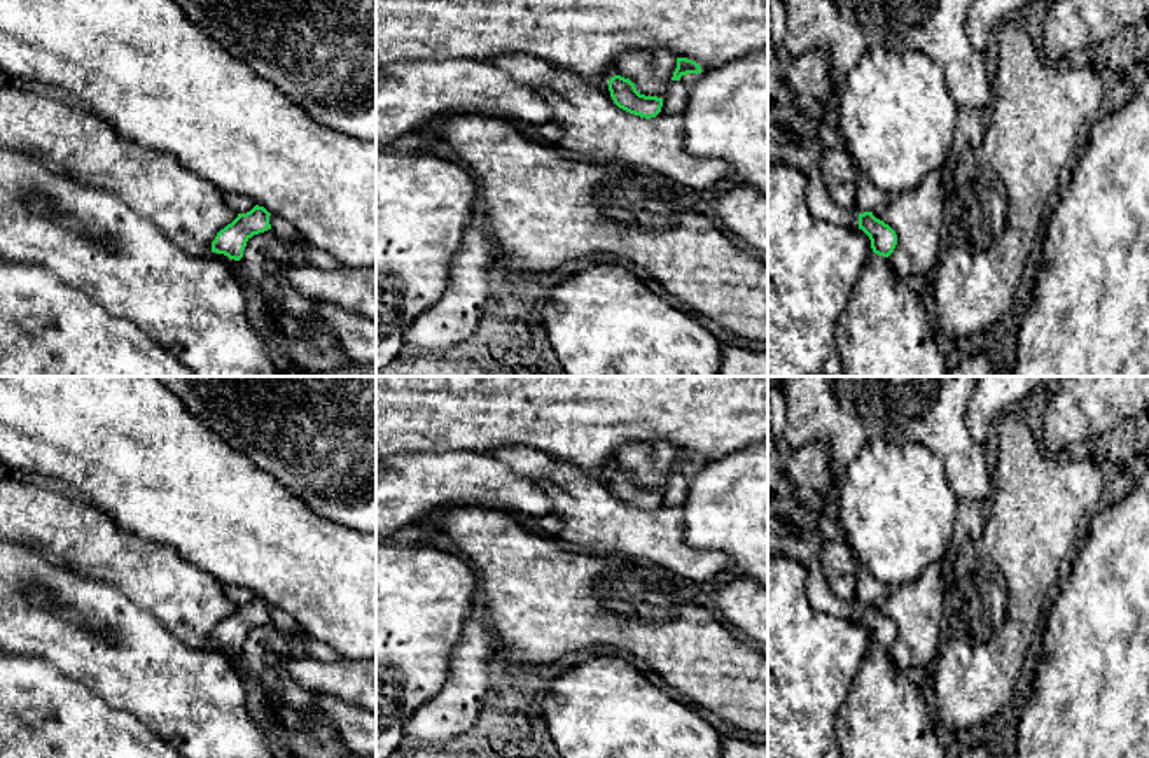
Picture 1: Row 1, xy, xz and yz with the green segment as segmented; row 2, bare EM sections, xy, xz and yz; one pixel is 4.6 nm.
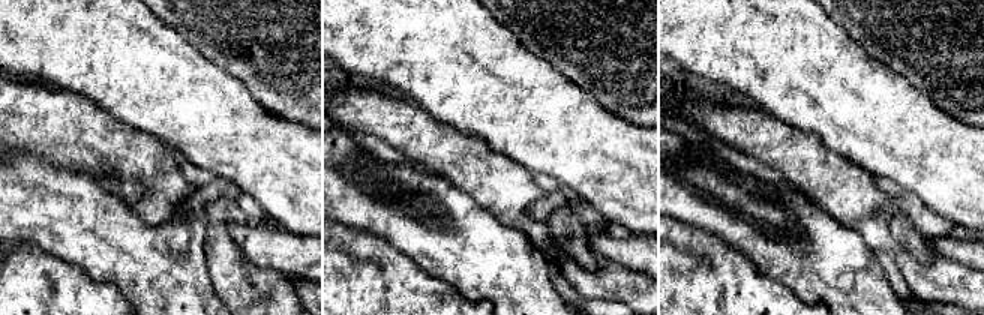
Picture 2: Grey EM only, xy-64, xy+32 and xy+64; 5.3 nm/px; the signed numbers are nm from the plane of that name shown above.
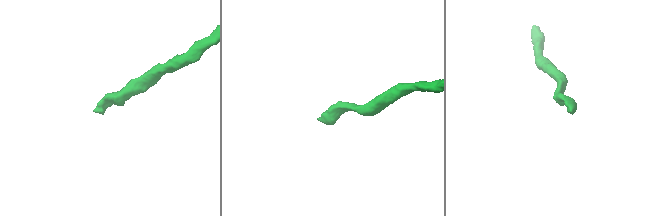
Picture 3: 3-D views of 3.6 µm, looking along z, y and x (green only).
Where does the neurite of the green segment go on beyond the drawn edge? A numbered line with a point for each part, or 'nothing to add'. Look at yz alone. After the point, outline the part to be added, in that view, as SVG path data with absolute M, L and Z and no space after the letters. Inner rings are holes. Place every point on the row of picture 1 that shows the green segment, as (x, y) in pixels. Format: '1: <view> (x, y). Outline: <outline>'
1: yz (884, 331). Outline: M871 252L860 270L860 277L834 327L834 340L841 357L845 376L948 376L950 361L934 340L927 310L920 294L909 289L908 278L895 273L888 257Z

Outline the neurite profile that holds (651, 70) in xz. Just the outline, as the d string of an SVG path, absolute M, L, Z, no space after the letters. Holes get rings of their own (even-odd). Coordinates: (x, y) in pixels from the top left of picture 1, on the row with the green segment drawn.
M666 49L624 51L616 61L616 75L630 79L645 96L665 98L677 68L677 56Z

